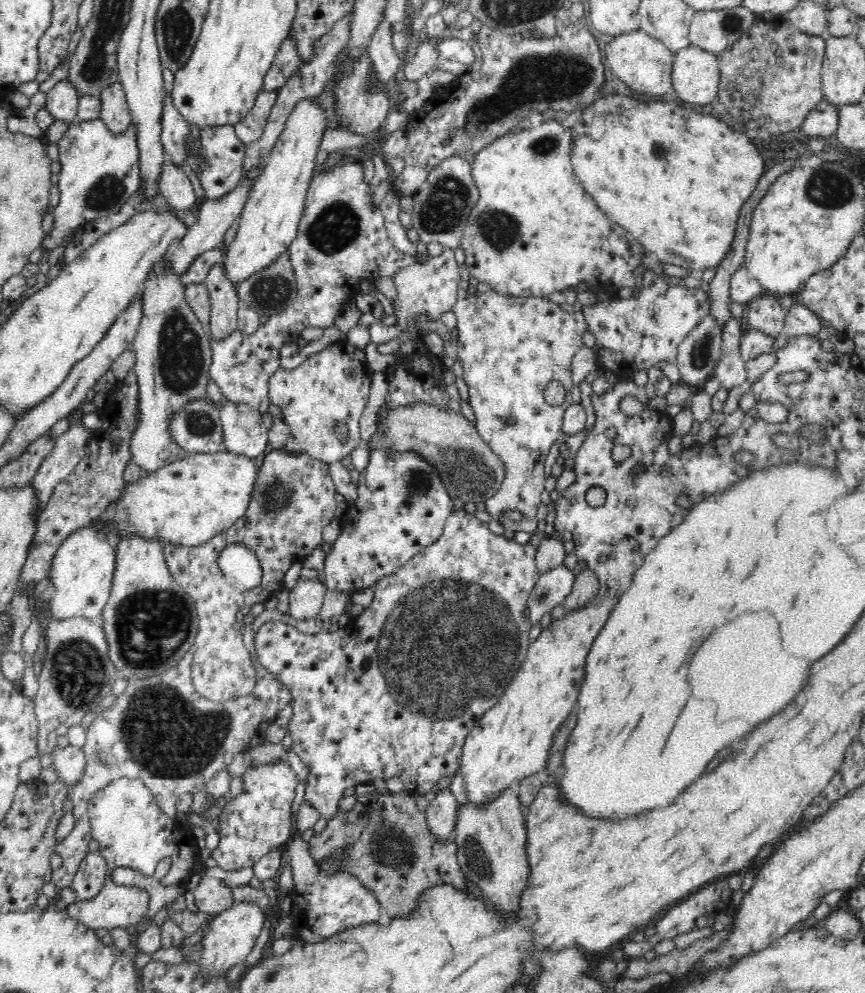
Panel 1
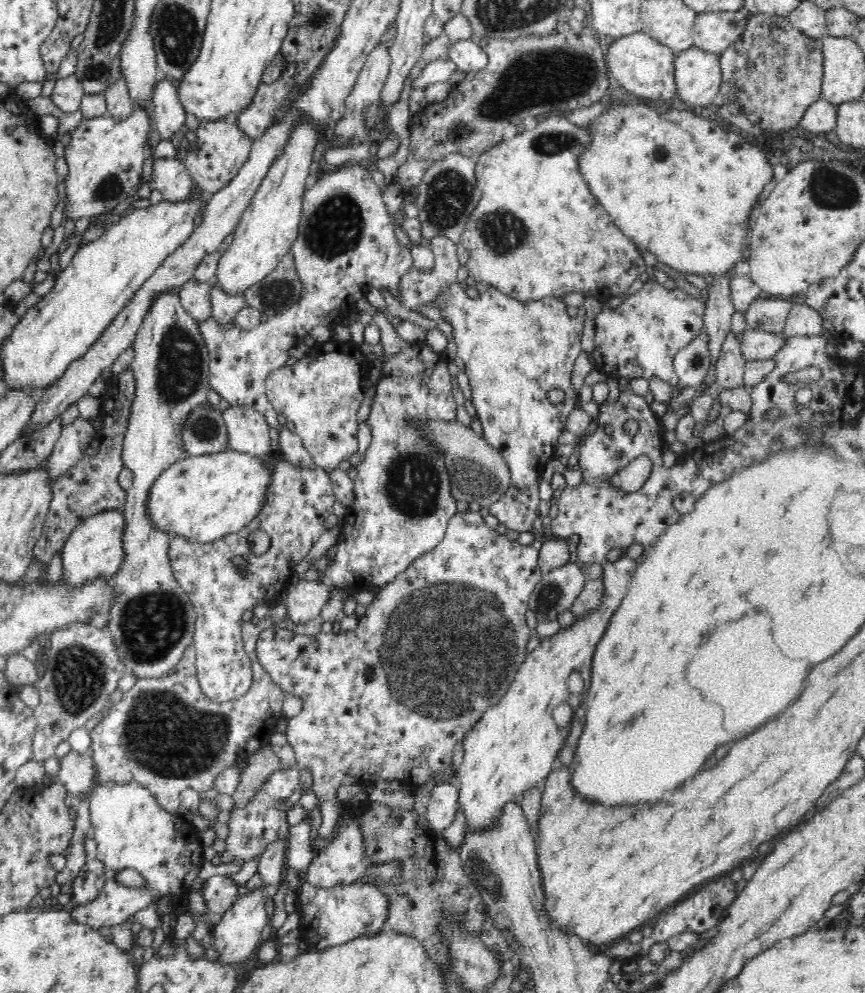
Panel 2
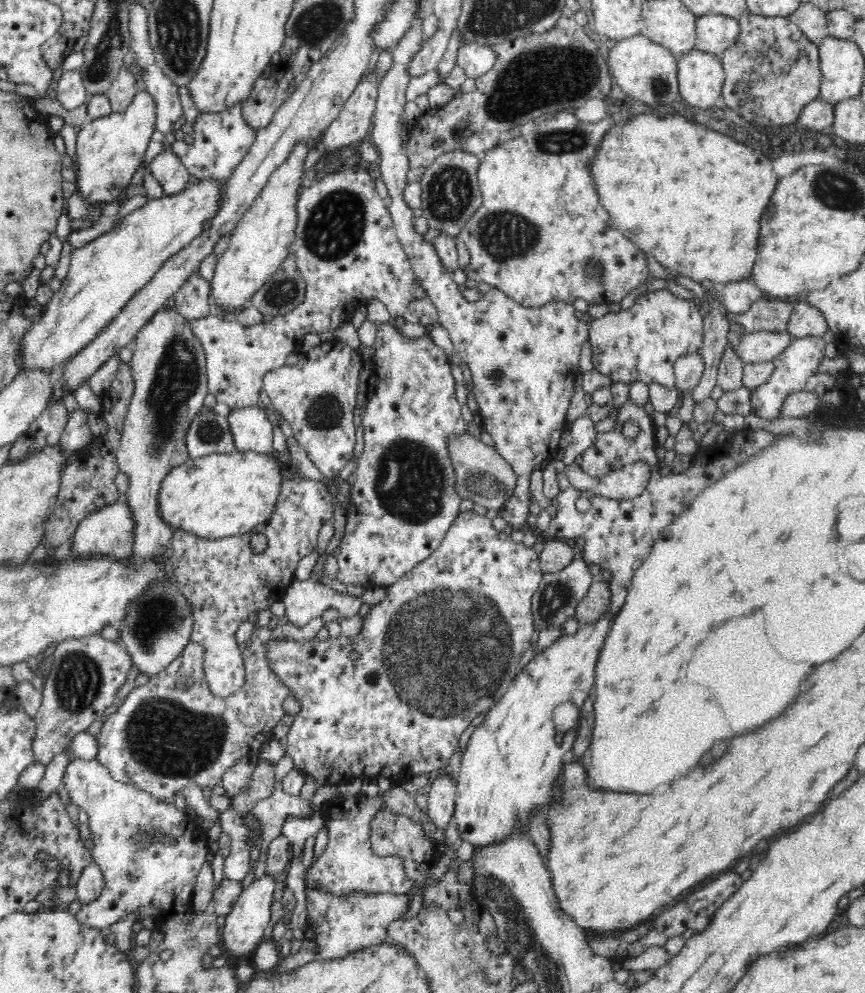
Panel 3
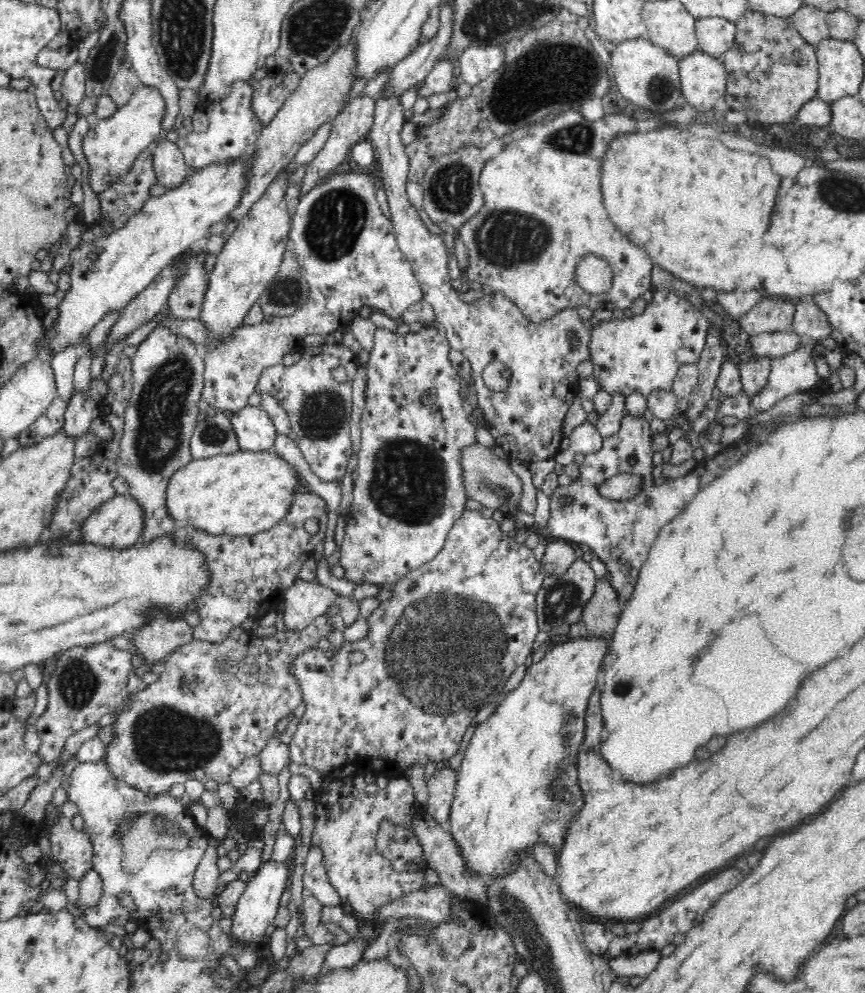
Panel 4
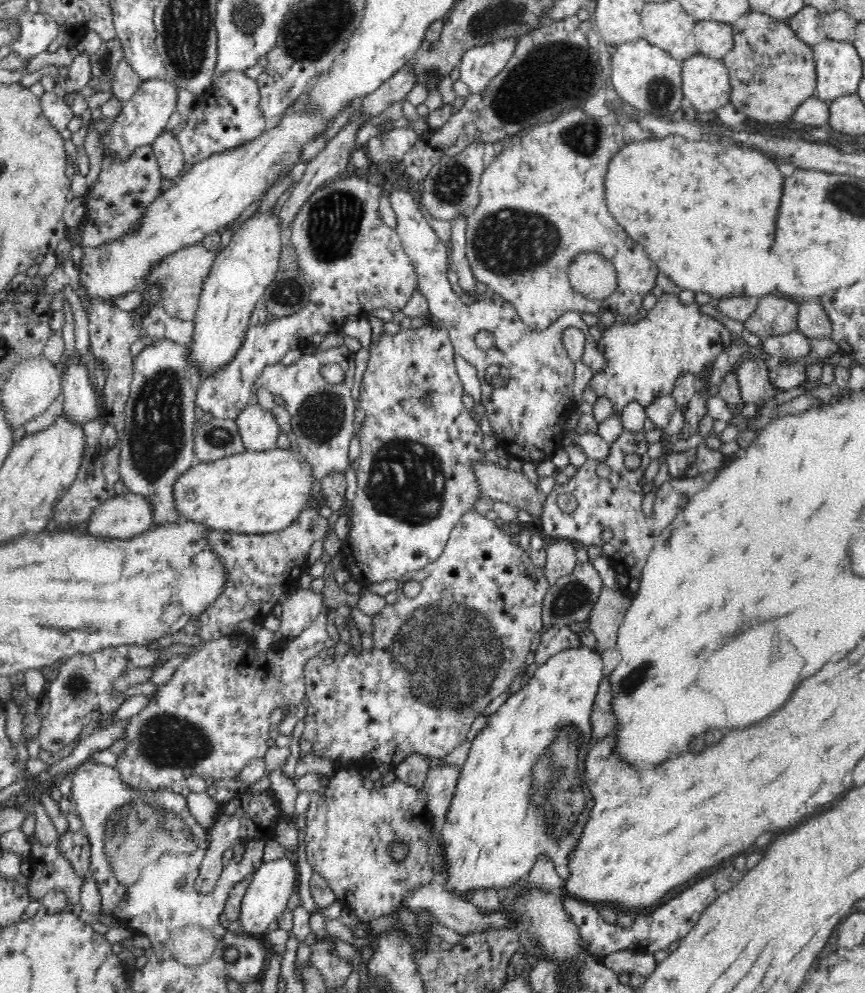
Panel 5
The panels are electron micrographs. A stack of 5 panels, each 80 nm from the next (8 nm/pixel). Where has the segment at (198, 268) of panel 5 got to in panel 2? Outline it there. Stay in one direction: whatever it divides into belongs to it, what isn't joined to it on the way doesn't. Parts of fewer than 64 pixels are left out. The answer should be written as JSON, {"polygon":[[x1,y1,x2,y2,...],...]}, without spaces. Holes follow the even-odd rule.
{"polygon":[[190,279,178,288,180,301,186,311,199,322,206,322,211,317,211,300,209,285]]}

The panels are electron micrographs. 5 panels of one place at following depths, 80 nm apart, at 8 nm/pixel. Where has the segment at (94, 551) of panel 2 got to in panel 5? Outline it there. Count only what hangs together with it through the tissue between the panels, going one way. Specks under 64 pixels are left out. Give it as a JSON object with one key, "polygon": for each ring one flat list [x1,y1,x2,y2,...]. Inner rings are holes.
{"polygon":[[127,493,100,503,87,520,86,531,94,538,132,540,151,528,151,506,145,498]]}

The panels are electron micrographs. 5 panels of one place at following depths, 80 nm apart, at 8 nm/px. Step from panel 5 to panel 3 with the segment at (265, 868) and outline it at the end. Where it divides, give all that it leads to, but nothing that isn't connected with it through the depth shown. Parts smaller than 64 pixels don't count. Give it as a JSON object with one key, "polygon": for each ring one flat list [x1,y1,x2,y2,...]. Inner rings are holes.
{"polygon":[[264,874,243,889,230,912,225,914,224,926,219,929,220,945,233,962,238,958,250,955,250,952,254,952,254,948,262,942,263,932,270,922,275,887,275,882]]}

